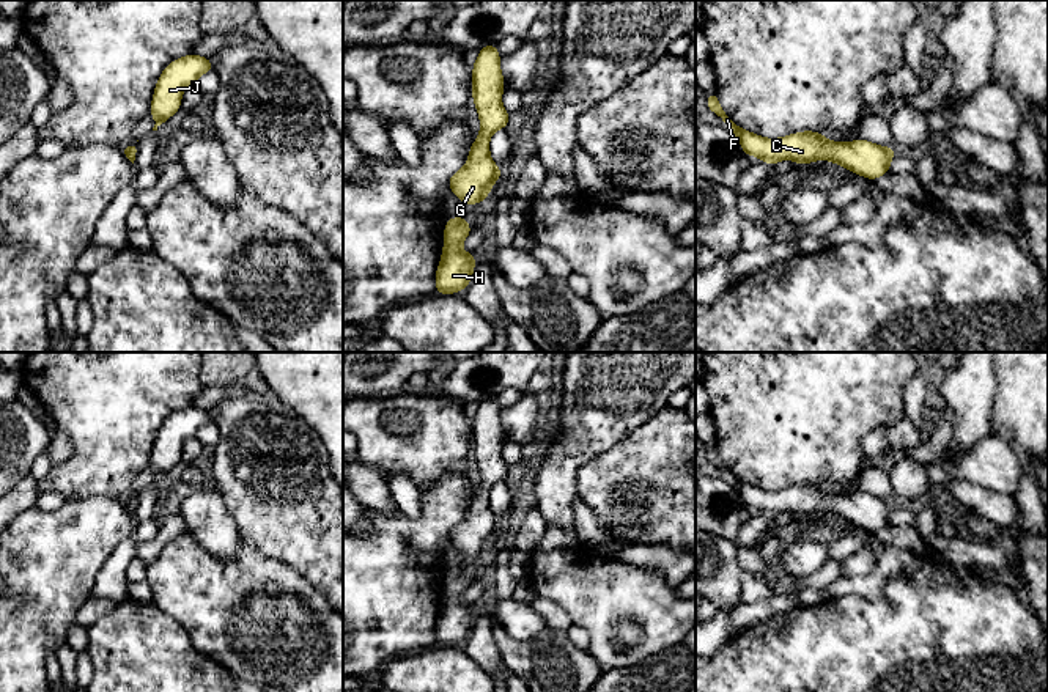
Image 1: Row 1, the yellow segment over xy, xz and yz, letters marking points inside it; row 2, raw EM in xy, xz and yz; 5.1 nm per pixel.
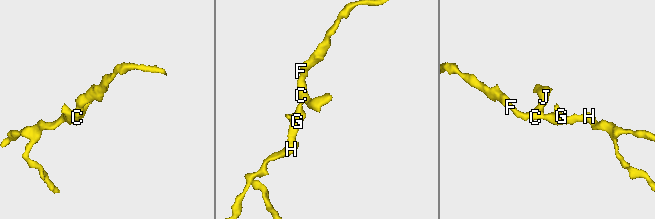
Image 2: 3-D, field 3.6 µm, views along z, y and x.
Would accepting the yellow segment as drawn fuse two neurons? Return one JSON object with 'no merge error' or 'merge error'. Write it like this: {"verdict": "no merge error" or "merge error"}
{"verdict": "no merge error"}

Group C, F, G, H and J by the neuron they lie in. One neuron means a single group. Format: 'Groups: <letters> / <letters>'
Groups: C F G H J

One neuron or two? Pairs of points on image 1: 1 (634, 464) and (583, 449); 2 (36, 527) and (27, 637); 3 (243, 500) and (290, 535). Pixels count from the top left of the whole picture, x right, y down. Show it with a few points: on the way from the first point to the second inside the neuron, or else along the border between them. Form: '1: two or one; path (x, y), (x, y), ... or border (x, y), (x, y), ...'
1: two; border (630, 431), (594, 455), (575, 480)
2: one; path (40, 554), (40, 601), (30, 611)
3: one; path (254, 500), (279, 524)

